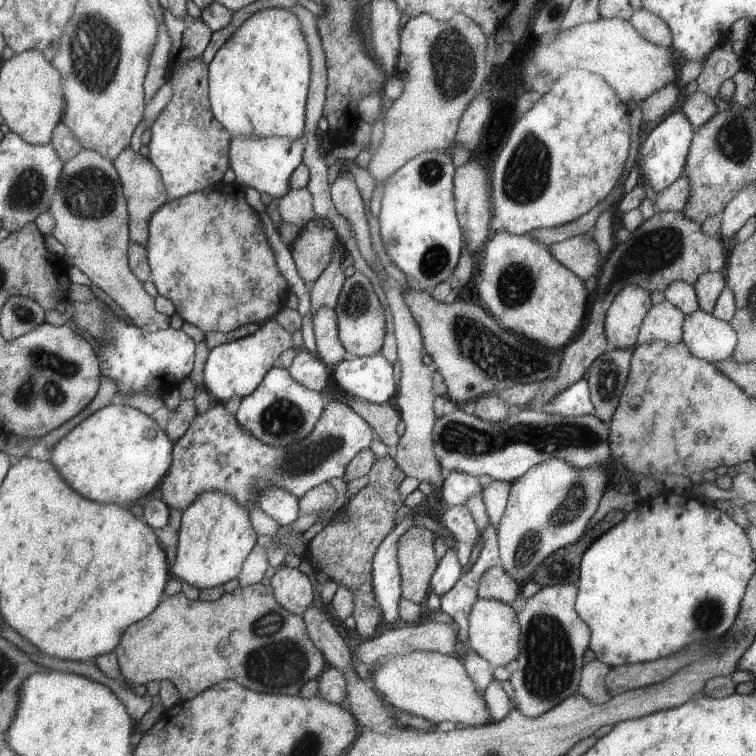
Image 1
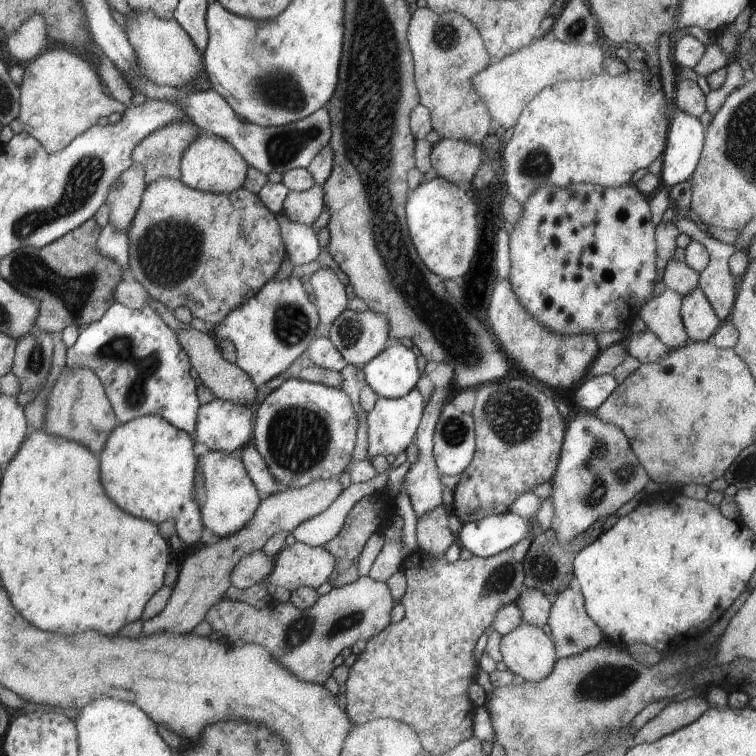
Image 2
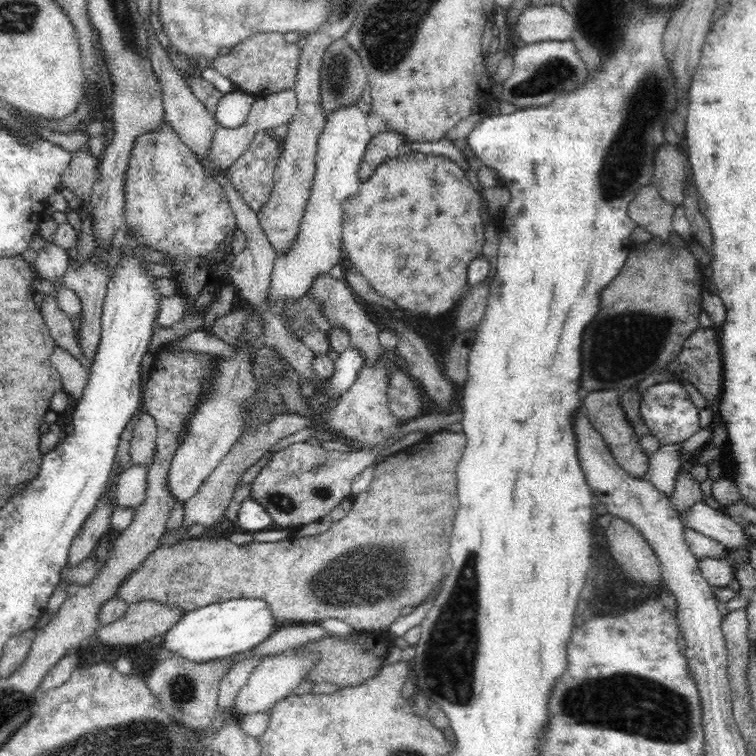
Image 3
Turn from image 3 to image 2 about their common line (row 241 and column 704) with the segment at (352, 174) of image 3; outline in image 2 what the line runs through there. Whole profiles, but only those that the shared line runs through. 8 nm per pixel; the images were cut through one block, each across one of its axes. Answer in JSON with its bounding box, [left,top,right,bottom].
[681,286,721,341]

